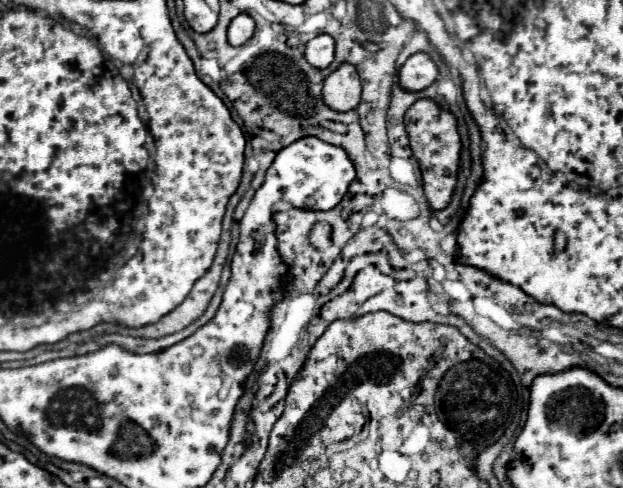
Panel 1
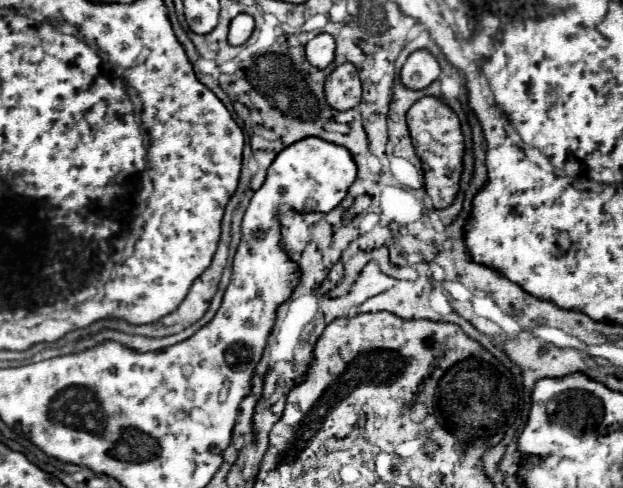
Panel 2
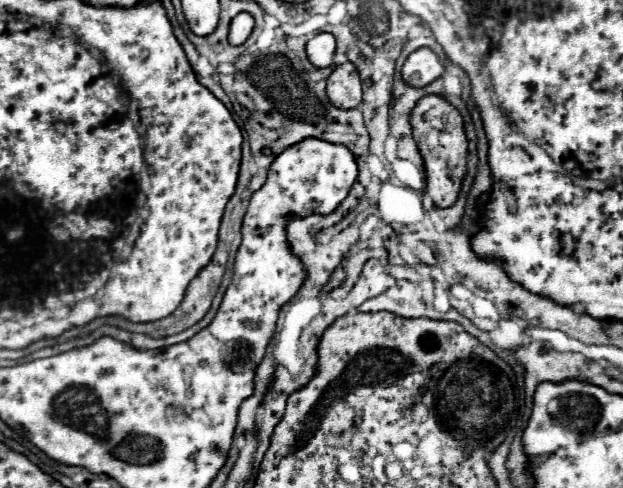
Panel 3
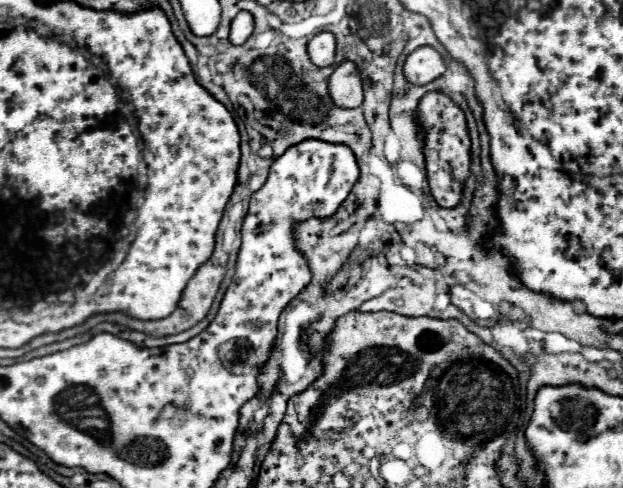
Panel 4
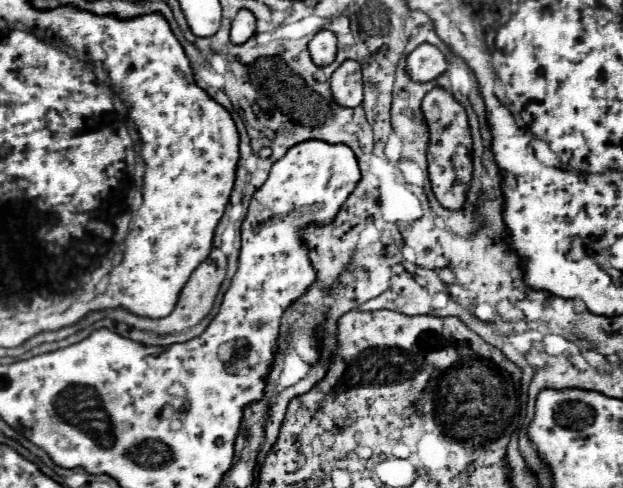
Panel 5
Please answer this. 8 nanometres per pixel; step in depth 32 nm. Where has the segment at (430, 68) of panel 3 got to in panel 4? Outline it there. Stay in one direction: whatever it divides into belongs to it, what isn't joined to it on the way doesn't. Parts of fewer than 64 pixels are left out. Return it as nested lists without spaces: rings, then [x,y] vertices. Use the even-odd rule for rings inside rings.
[[[420,46],[404,62],[404,78],[414,86],[424,86],[436,80],[444,74],[444,70],[446,66],[442,56],[430,46]]]

